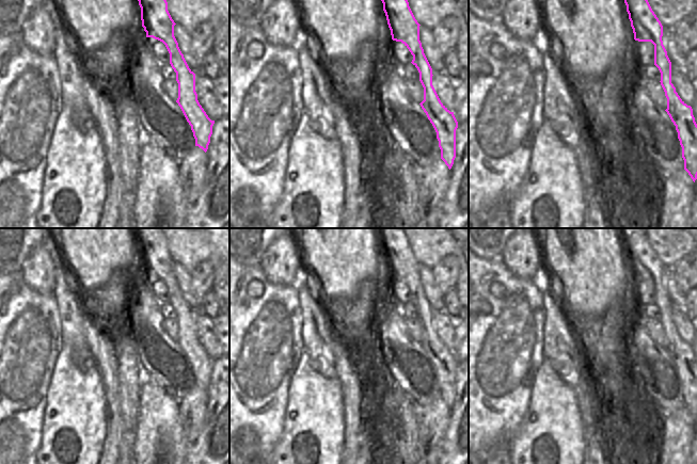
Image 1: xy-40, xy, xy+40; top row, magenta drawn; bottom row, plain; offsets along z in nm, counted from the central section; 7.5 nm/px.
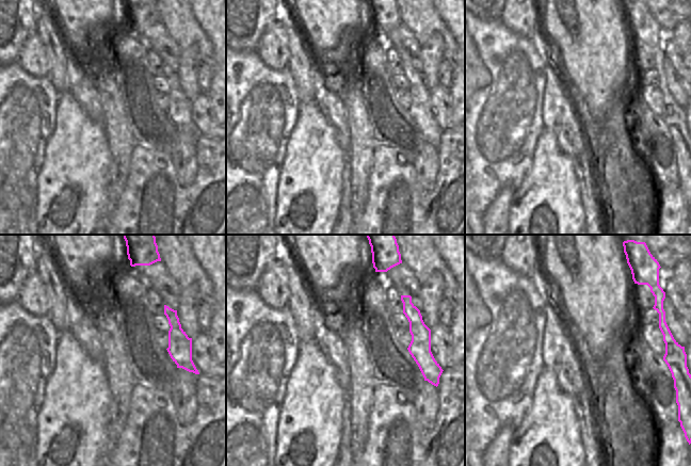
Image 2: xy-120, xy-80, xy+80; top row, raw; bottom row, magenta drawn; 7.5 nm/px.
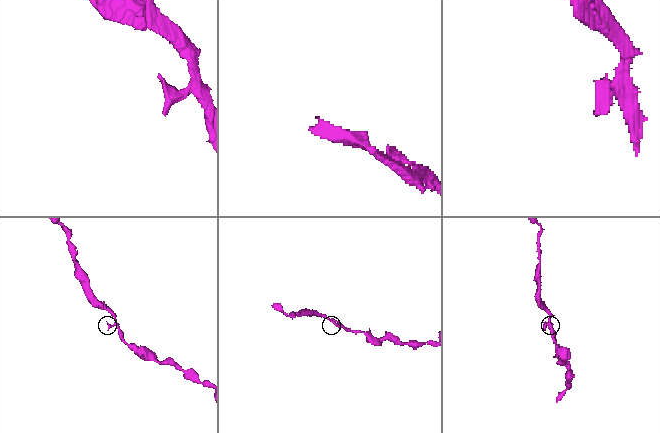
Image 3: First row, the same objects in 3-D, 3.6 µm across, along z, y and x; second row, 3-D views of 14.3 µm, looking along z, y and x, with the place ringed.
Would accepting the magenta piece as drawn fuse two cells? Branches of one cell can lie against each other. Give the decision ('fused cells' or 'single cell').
single cell

